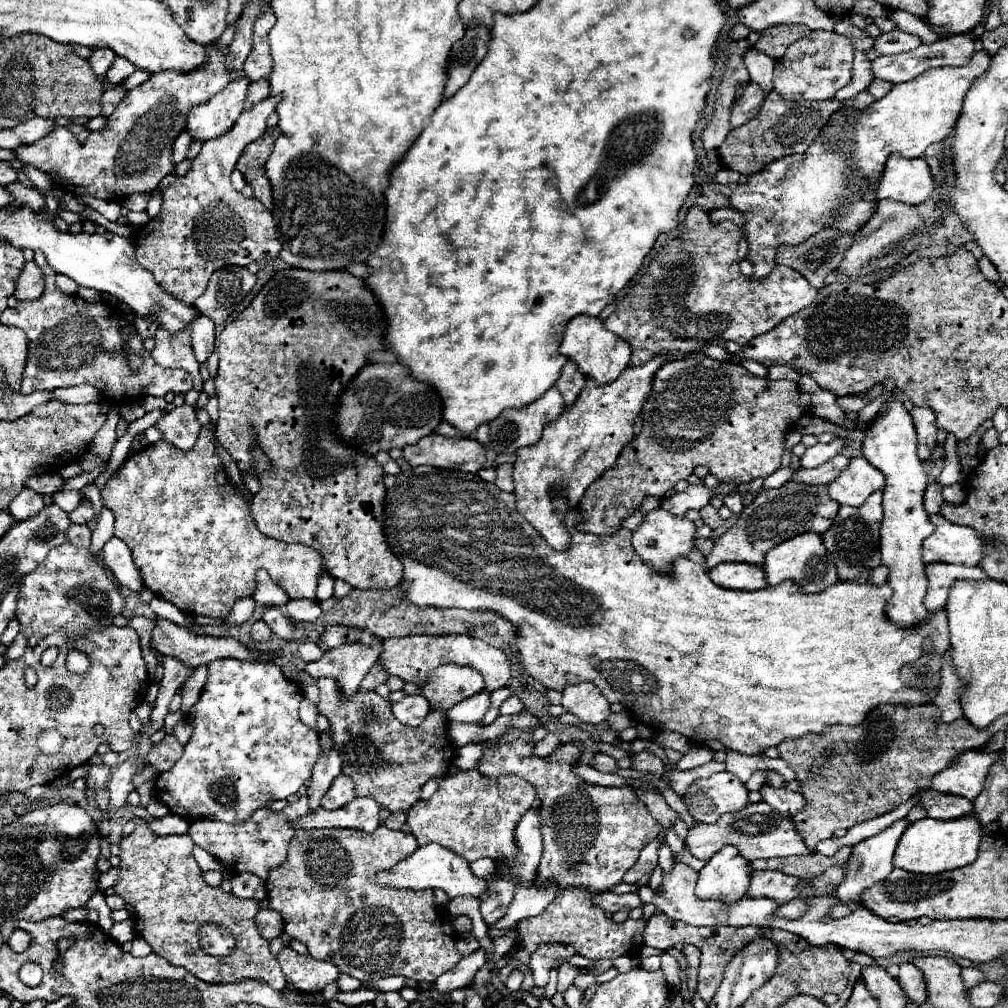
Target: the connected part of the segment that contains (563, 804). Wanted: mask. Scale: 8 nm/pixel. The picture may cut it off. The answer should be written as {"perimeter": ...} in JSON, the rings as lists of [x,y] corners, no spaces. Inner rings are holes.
{"perimeter":[[[520,714],[514,718],[514,726],[518,730],[524,730],[526,734],[518,738],[512,744],[498,744],[498,740],[484,742],[488,746],[488,752],[480,758],[478,768],[486,776],[504,776],[504,774],[516,774],[526,778],[530,784],[534,784],[536,794],[540,796],[540,812],[542,812],[542,838],[544,838],[544,852],[538,866],[538,880],[554,878],[558,880],[560,888],[570,886],[582,886],[596,892],[606,892],[614,884],[622,882],[622,876],[636,864],[640,850],[650,844],[662,826],[650,816],[648,808],[636,798],[630,786],[614,788],[614,786],[596,786],[584,781],[572,771],[572,765],[566,763],[549,763],[543,757],[532,756],[532,728],[538,724],[538,720],[530,714]]]}

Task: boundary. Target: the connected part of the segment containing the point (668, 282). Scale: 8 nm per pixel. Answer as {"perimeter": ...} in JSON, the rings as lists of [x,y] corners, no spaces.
{"perimeter":[[[692,206],[684,216],[680,234],[660,248],[646,272],[634,282],[632,288],[628,288],[628,294],[618,300],[616,310],[604,320],[604,326],[630,342],[630,366],[642,366],[658,352],[698,352],[714,342],[720,342],[722,336],[724,340],[734,340],[744,346],[752,338],[770,332],[784,318],[810,306],[816,294],[818,290],[812,288],[802,274],[788,266],[774,266],[764,280],[742,276],[738,268],[738,226],[730,220],[714,224],[708,220],[708,212],[704,208]]]}

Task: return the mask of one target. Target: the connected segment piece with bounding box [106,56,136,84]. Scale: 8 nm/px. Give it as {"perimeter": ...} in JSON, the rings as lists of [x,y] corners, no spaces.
{"perimeter":[[[118,56],[118,58],[114,60],[114,64],[112,64],[112,70],[108,70],[106,76],[108,76],[108,80],[110,80],[112,84],[120,84],[120,82],[126,80],[134,70],[136,70],[134,64],[130,64],[128,60],[122,60],[122,58]]]}

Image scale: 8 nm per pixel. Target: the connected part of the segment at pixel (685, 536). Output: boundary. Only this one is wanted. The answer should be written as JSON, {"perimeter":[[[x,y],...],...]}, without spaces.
{"perimeter":[[[662,506],[648,512],[642,520],[642,524],[632,530],[632,548],[642,556],[642,560],[646,560],[646,564],[650,564],[650,568],[656,568],[656,572],[668,572],[670,564],[678,558],[678,556],[686,556],[692,546],[694,546],[694,522],[682,518],[682,516],[674,516],[668,510],[664,510]]]}

